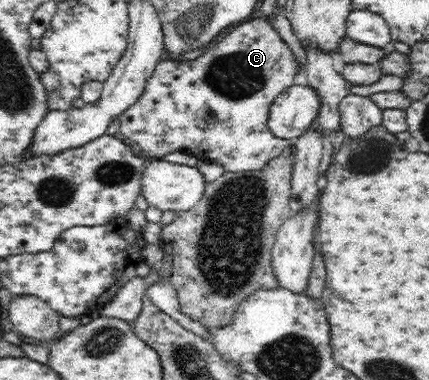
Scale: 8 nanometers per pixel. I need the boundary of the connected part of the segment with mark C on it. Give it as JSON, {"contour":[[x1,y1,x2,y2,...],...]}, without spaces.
{"contour":[[262,16,233,27,223,38,210,44,203,54,190,61,159,61,147,80,139,101,119,118,118,136,126,143,137,144,143,156,161,159,171,152,187,152,198,160,213,160,226,172,264,170,271,158,293,146,291,139,276,138,269,129,271,104,286,88,303,78,303,68,289,46]]}

